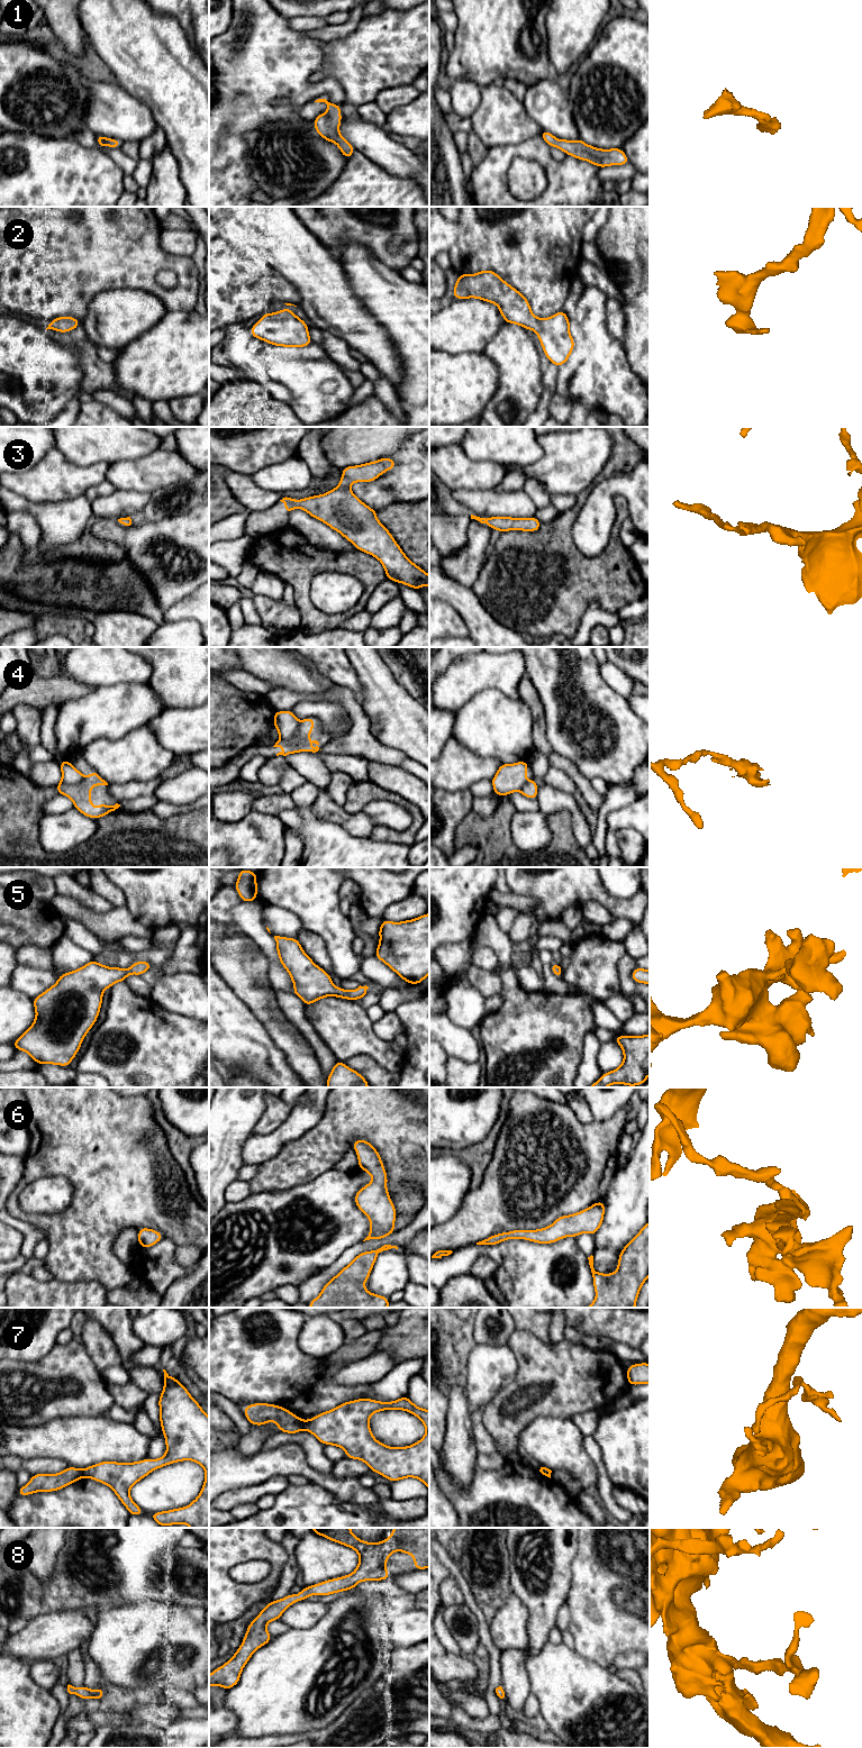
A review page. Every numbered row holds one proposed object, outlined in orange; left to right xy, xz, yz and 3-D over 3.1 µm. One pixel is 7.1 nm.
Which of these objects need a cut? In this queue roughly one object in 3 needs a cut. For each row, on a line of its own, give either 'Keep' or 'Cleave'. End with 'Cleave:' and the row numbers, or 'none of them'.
1: Keep
2: Keep
3: Keep
4: Cleave
5: Keep
6: Keep
7: Cleave
8: Keep
Cleave: 4, 7

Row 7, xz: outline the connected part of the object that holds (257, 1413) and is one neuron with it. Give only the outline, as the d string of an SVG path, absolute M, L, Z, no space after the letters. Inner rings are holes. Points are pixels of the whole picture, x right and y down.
M253 1403L244 1408L244 1413L251 1424L263 1426L274 1421L279 1430L285 1433L298 1433L302 1430L301 1419L280 1405Z

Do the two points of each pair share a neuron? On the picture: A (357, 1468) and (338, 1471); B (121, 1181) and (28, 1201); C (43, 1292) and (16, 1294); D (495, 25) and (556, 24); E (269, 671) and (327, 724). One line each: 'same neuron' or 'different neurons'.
A: same neuron
B: different neurons
C: same neuron
D: different neurons
E: same neuron

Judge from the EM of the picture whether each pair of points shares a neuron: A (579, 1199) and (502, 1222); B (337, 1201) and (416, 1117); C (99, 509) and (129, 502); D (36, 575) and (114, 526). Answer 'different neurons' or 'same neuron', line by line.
A: same neuron
B: different neurons
C: same neuron
D: different neurons

